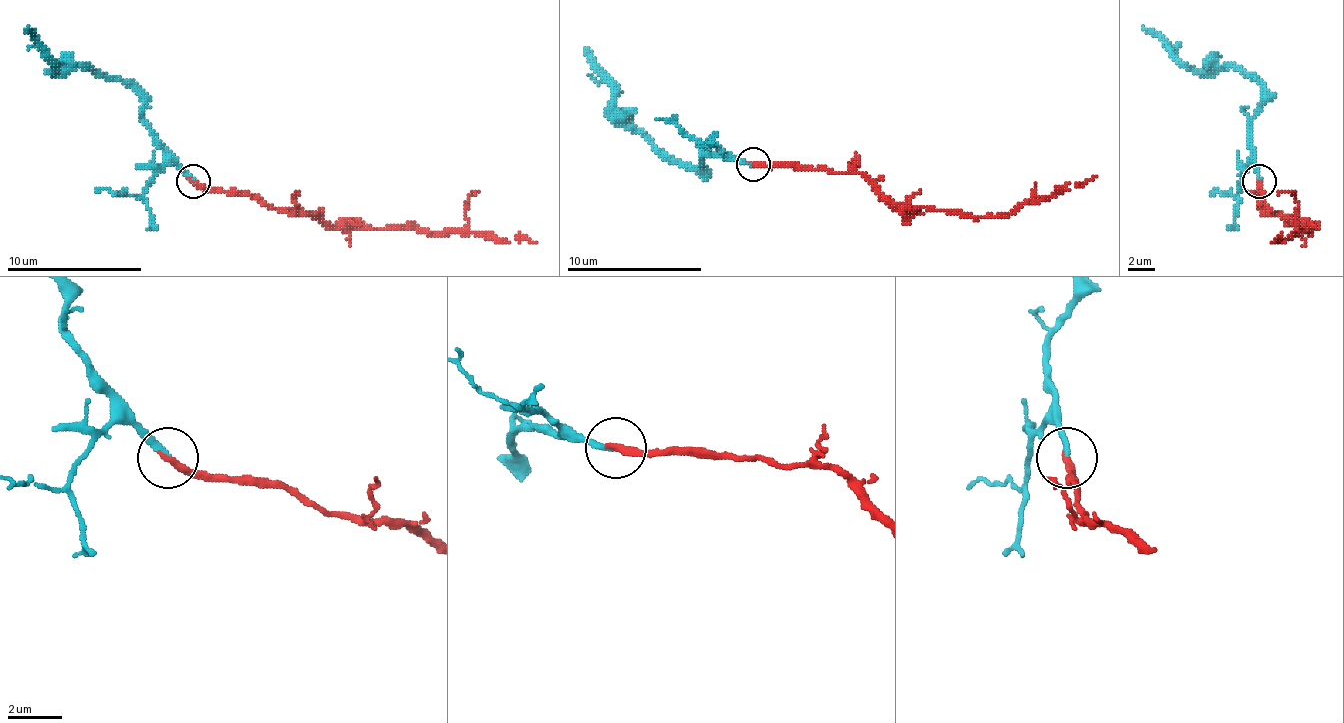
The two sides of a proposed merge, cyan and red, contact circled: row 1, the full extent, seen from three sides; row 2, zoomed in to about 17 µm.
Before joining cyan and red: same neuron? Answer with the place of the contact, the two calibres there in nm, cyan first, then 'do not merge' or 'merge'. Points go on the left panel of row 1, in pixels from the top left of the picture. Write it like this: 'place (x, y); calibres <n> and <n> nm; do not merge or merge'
place (193, 181); calibres 200 and 280 nm; merge

